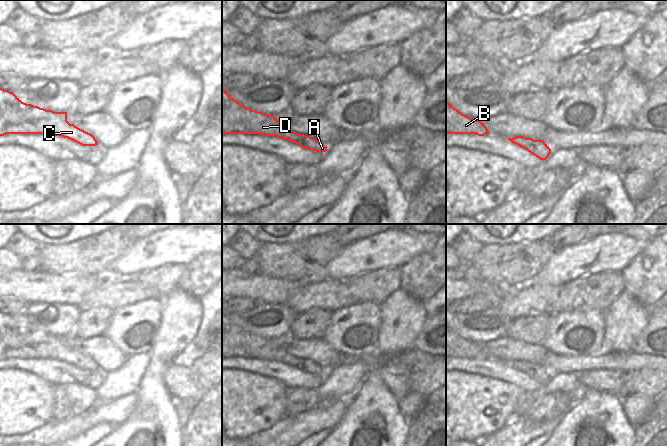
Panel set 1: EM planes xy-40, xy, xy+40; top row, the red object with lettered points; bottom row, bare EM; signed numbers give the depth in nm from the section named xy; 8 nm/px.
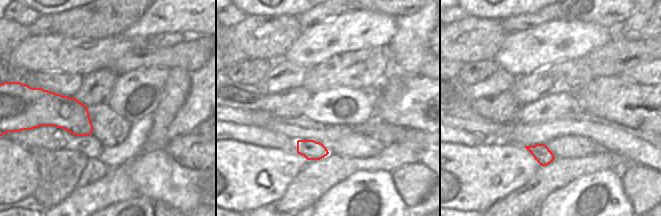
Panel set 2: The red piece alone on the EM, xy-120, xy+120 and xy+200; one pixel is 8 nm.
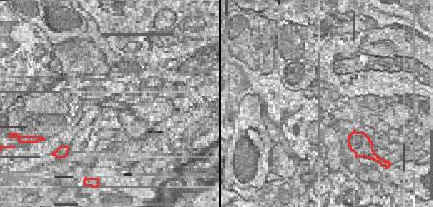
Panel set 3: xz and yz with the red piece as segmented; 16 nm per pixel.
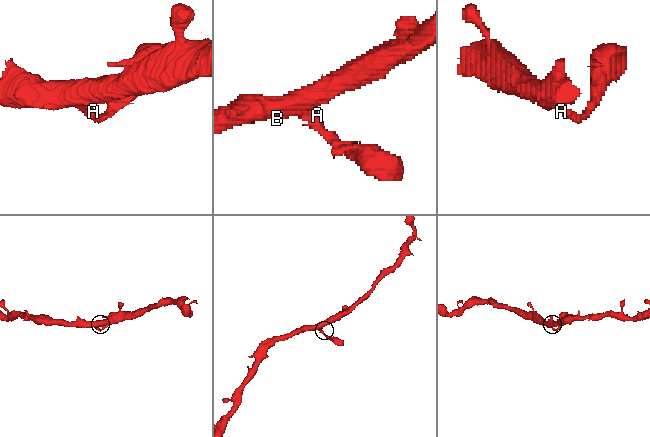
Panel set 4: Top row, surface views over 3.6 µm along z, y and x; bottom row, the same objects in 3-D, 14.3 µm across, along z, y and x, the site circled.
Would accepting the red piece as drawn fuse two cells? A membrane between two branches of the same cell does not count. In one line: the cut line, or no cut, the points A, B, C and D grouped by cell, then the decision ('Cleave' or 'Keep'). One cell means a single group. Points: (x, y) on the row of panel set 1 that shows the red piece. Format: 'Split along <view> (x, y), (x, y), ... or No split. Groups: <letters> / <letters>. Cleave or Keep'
No split. Groups: A B C D. Keep.

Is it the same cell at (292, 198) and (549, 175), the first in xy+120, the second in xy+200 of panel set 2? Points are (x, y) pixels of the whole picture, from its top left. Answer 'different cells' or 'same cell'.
same cell

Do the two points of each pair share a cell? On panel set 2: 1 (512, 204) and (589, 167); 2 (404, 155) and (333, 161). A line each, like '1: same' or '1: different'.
1: same
2: same

